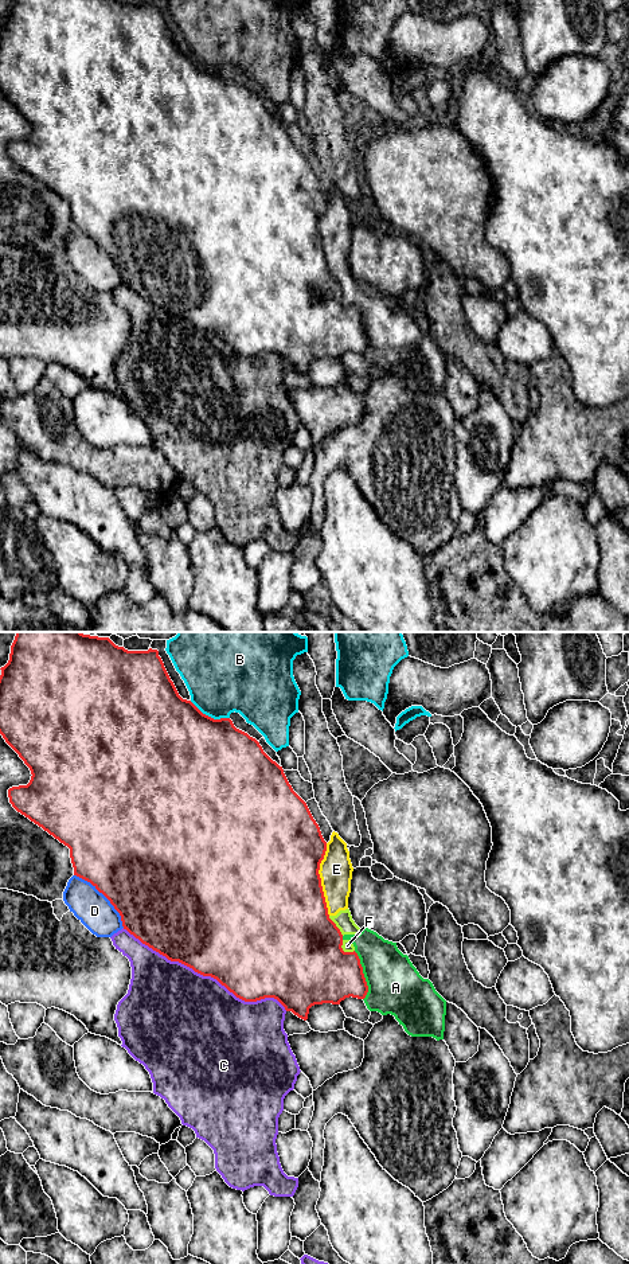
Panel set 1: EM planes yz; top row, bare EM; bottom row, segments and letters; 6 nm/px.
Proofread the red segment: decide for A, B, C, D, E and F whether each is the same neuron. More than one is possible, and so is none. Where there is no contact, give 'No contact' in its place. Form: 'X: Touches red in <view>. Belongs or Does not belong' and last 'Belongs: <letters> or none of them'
A: Touches red in yz. Does not belong
B: Touches red in yz. Does not belong
C: Touches red in yz. Does not belong
D: Touches red in yz. Does not belong
E: Touches red in yz. Does not belong
F: Touches red in yz. Does not belong
Belongs: none of them

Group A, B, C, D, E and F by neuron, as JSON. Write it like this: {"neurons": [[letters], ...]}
{"neurons": [["A", "E", "F"], ["B"], ["C"], ["D"]]}

